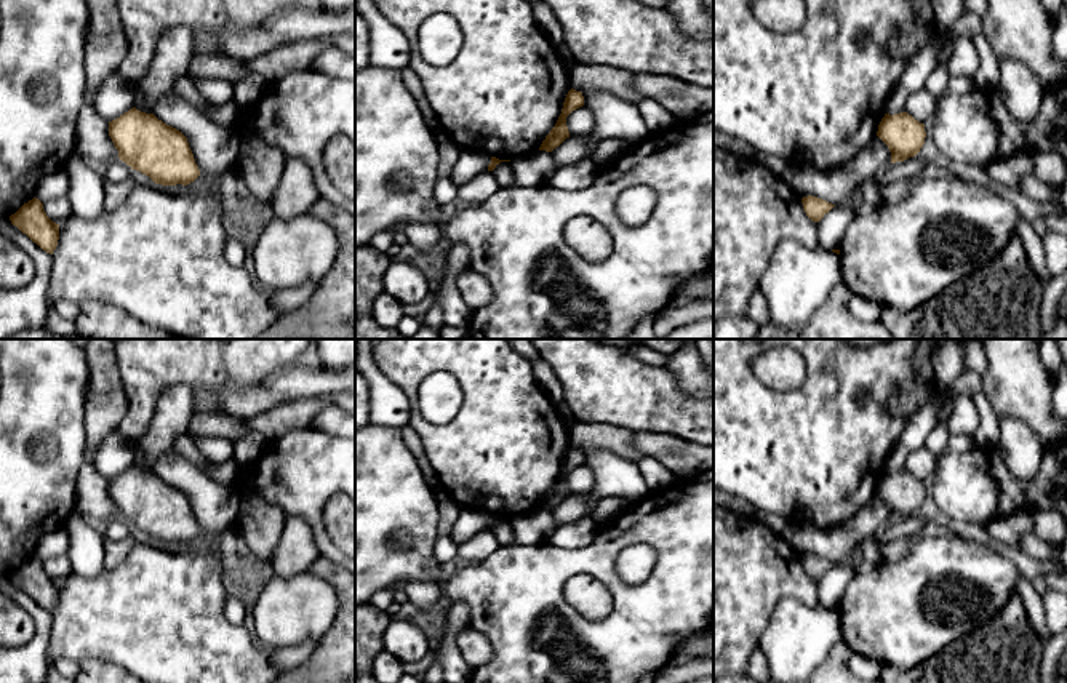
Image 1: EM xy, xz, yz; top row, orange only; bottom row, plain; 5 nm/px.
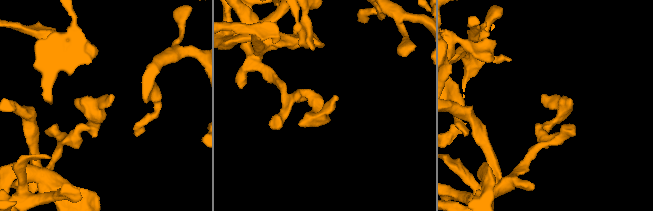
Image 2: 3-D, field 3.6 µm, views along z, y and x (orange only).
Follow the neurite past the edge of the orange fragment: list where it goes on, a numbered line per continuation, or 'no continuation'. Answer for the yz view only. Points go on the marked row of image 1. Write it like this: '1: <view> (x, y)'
no continuation

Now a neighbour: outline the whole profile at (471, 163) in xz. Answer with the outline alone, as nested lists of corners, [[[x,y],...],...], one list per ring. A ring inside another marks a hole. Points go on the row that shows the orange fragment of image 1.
[[[464,149],[451,170],[451,181],[461,187],[470,182],[477,174],[488,171],[491,155]]]

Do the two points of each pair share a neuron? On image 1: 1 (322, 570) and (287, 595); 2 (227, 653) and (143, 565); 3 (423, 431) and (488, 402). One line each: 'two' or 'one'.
1: two
2: one
3: one

